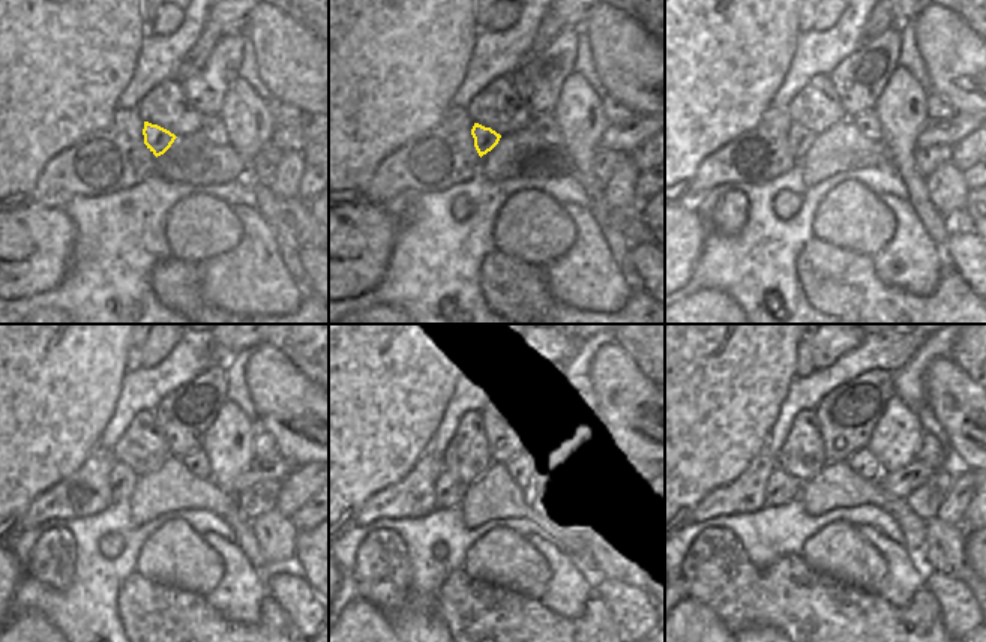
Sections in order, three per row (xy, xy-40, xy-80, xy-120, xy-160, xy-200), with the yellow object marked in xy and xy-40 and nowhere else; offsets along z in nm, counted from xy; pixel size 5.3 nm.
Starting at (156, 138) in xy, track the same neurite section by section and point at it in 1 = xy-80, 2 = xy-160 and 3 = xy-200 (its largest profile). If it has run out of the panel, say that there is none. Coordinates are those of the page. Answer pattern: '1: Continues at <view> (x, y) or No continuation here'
1: Continues at xy-80 (799, 138)
2: Continues at xy-160 (449, 491)
3: Continues at xy-200 (781, 488).

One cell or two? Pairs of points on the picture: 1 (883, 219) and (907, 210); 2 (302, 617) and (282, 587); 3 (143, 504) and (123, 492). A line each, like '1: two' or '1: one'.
1: two
2: one
3: two

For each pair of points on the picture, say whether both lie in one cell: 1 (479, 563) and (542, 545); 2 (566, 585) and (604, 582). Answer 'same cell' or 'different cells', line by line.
1: different cells
2: different cells

